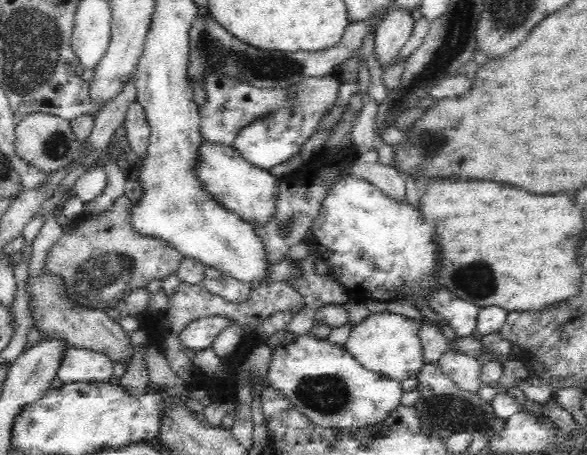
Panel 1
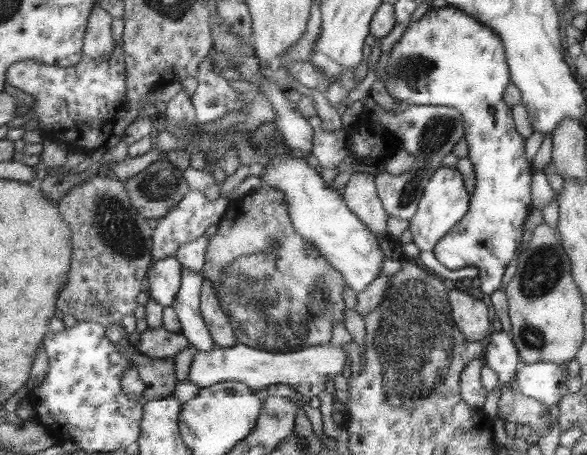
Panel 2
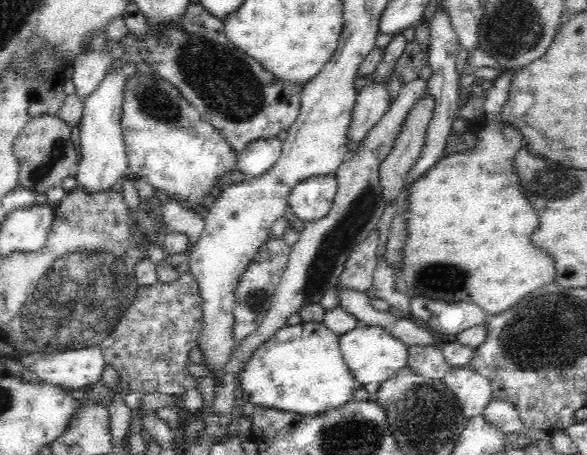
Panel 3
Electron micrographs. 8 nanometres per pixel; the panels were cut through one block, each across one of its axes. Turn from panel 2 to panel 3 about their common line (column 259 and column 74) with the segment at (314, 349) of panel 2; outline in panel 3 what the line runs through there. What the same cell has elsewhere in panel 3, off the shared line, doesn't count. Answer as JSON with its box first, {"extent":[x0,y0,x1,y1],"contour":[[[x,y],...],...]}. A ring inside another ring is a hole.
{"extent":[20,346,107,390],"contour":[[[99,346],[80,348],[80,350],[57,351],[48,354],[28,354],[20,361],[30,372],[34,372],[45,383],[74,390],[84,390],[88,385],[94,385],[101,380],[101,374],[107,360],[103,358]]]}

